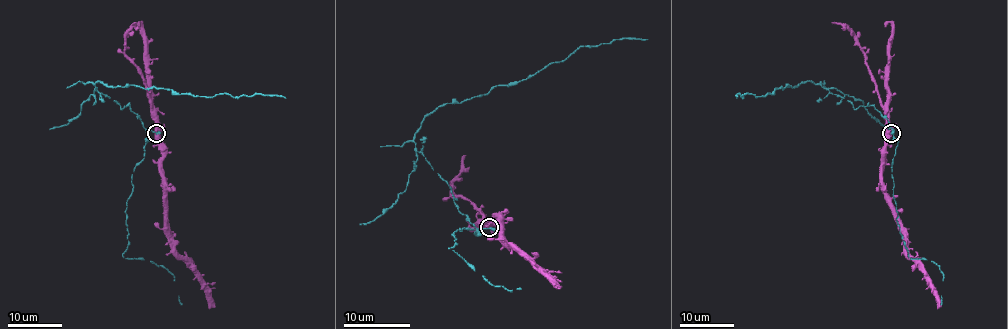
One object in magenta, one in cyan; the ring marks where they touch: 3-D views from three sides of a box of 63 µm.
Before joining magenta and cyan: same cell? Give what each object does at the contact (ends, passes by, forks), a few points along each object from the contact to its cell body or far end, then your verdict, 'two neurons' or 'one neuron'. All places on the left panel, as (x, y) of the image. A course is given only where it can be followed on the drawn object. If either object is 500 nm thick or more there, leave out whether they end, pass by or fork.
magenta passes by; cyan ends; course magenta (156, 133), (161, 147), (165, 229), (172, 238), (172, 250), (195, 274), (206, 297), (215, 307); course cyan (156, 133), (146, 129), (128, 106), (122, 108), (94, 84), (162, 88), (206, 96), (260, 94), (286, 98); two neurons

